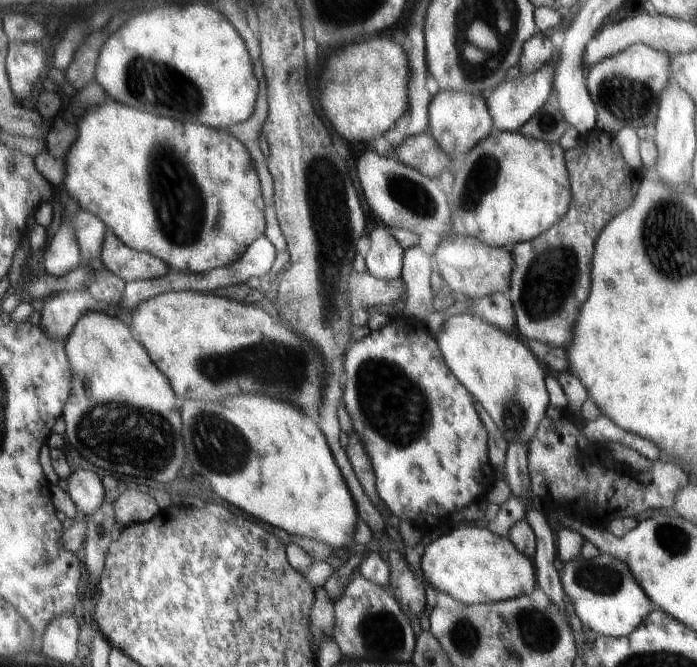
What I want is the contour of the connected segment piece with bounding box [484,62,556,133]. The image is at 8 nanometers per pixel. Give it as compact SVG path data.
M555 62L542 67L531 75L516 72L512 78L502 82L500 86L494 87L494 90L491 90L491 93L484 98L488 104L489 113L492 115L494 128L498 131L514 133L514 130L519 130L522 125L525 125L547 102L548 96L553 91L554 77L556 77Z

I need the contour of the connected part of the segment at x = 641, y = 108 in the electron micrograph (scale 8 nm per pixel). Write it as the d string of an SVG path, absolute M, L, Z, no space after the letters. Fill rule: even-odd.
M638 43L587 69L589 92L597 107L596 128L617 135L626 127L654 126L661 94L668 88L668 55Z

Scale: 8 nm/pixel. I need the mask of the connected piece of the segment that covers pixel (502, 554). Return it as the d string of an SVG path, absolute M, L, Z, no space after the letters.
M464 525L433 533L425 545L420 566L422 574L436 592L469 605L505 601L530 594L537 583L535 568L532 568L528 558L518 554L508 537L494 534L490 527Z

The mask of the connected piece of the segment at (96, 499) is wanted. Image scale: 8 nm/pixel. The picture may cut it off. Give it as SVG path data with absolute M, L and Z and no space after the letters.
M78 469L71 474L68 482L70 496L80 513L91 516L105 505L106 486L95 471Z

